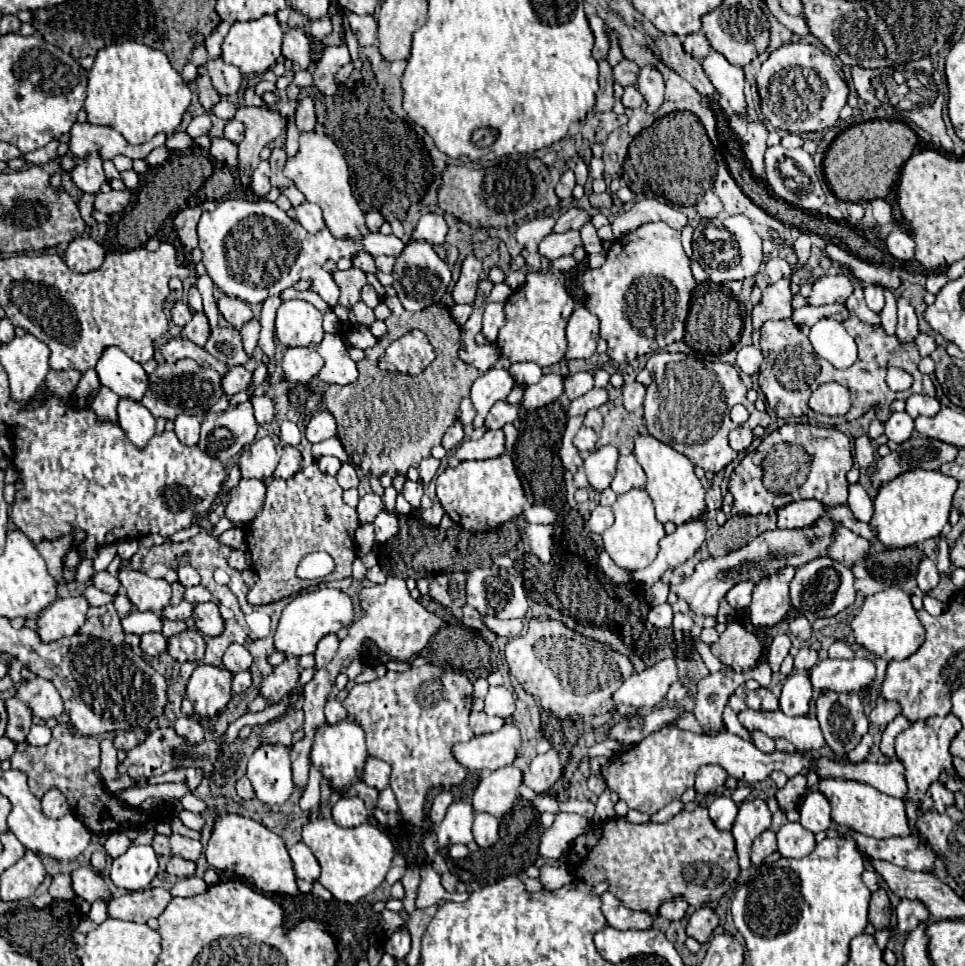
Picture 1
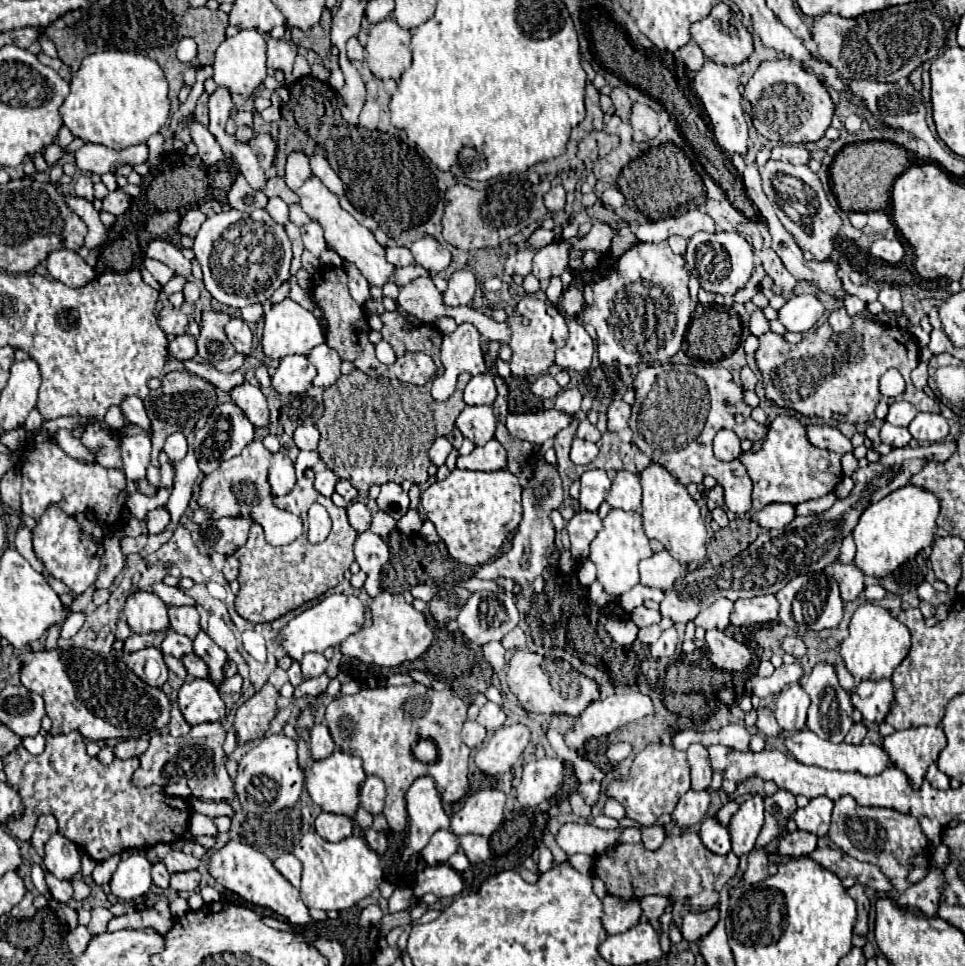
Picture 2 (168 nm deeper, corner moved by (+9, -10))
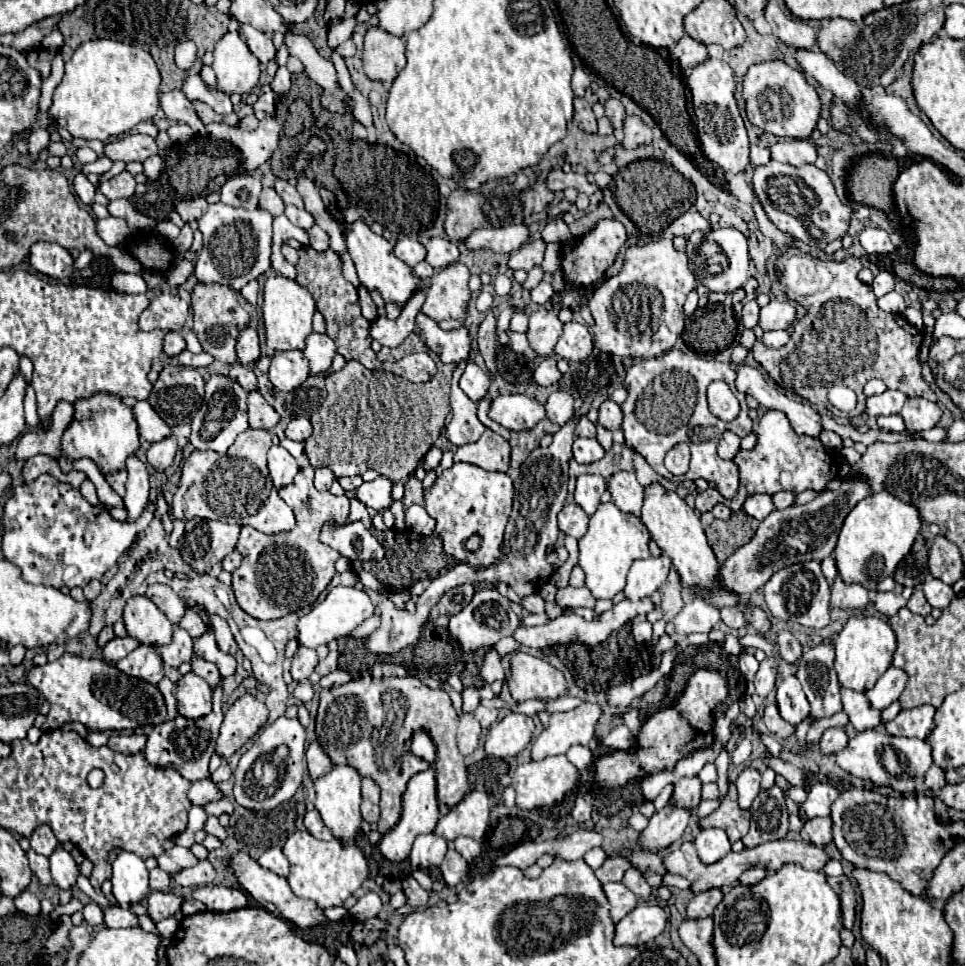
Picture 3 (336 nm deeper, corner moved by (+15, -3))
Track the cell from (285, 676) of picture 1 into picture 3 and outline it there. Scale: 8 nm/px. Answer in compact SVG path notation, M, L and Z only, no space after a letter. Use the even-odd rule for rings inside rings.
M245 693L243 697L239 697L225 713L221 735L217 739L217 753L225 759L233 755L247 739L251 739L265 725L267 717L269 709L257 695Z

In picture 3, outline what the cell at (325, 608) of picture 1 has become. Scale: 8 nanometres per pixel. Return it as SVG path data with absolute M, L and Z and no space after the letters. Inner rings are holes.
M337 585L307 615L299 617L299 621L297 621L297 641L299 641L299 645L311 647L311 649L315 649L317 645L327 645L333 639L347 637L359 623L363 623L371 615L373 615L373 605L371 605L369 595L365 591L355 589L355 587Z

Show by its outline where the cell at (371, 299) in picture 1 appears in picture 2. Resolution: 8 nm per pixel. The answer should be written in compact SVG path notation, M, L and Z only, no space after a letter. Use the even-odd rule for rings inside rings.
M343 260L343 268L345 268L347 278L349 278L349 292L351 292L351 296L355 298L355 302L359 302L363 306L365 300L369 298L369 284L367 284L367 280L363 278L363 274L359 274L359 270L355 270L355 266L351 262Z

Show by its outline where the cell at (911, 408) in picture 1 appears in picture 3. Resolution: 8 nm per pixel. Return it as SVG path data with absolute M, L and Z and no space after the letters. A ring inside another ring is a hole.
M885 391L881 395L869 397L867 399L867 413L871 417L879 417L879 415L895 415L901 411L903 403L907 401L907 397L901 391Z

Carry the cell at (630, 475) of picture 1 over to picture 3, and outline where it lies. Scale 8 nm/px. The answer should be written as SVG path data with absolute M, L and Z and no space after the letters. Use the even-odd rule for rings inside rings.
M617 471L611 475L609 485L607 485L613 503L625 511L625 513L633 513L639 515L641 513L641 505L643 505L643 485L639 485L639 481L635 479L633 473L629 471Z

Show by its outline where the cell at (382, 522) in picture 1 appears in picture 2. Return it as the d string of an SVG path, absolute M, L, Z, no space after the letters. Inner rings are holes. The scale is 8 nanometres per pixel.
M367 530L357 536L355 546L353 546L353 554L355 554L357 564L361 566L361 570L367 576L377 576L377 594L379 594L379 574L381 574L383 564L389 562L387 544L377 534Z

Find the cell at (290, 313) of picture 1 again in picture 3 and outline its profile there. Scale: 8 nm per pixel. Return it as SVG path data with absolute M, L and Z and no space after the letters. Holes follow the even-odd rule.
M271 275L263 289L265 303L263 303L263 321L265 321L265 341L267 347L273 351L289 351L289 349L303 349L305 339L313 333L311 319L315 313L315 301L311 293L301 287L297 281L285 279L281 275Z

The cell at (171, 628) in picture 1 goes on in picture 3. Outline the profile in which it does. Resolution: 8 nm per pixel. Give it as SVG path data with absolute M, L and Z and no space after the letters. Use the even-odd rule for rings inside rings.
M175 625L171 643L167 643L165 647L159 647L159 653L167 665L177 669L183 661L189 661L193 657L193 641L185 629Z

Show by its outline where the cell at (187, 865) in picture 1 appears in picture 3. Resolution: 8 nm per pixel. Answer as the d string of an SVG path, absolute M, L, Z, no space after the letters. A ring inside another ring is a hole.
M199 861L197 865L179 871L173 879L175 879L175 883L179 883L185 889L195 889L195 887L211 885L213 879L215 879L213 877L213 865L209 861Z

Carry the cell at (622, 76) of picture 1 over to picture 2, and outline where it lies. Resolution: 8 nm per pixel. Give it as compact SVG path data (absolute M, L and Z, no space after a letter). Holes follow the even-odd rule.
M613 88L611 100L613 100L613 106L615 106L615 114L623 120L623 124L627 124L629 122L629 116L631 116L633 102L629 100L629 96L621 88Z

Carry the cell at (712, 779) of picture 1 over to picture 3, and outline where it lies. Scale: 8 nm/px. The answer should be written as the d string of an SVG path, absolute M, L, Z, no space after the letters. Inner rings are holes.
M671 799L661 811L657 811L649 819L647 829L641 833L641 847L651 851L669 847L683 835L689 819L691 811L687 807L675 807L675 799Z

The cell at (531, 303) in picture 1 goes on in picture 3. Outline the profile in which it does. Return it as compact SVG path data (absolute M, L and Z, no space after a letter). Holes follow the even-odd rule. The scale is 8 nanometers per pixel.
M537 307L529 315L529 329L527 329L527 339L531 349L539 357L551 357L553 347L561 335L563 323L559 321L557 313L553 309Z

